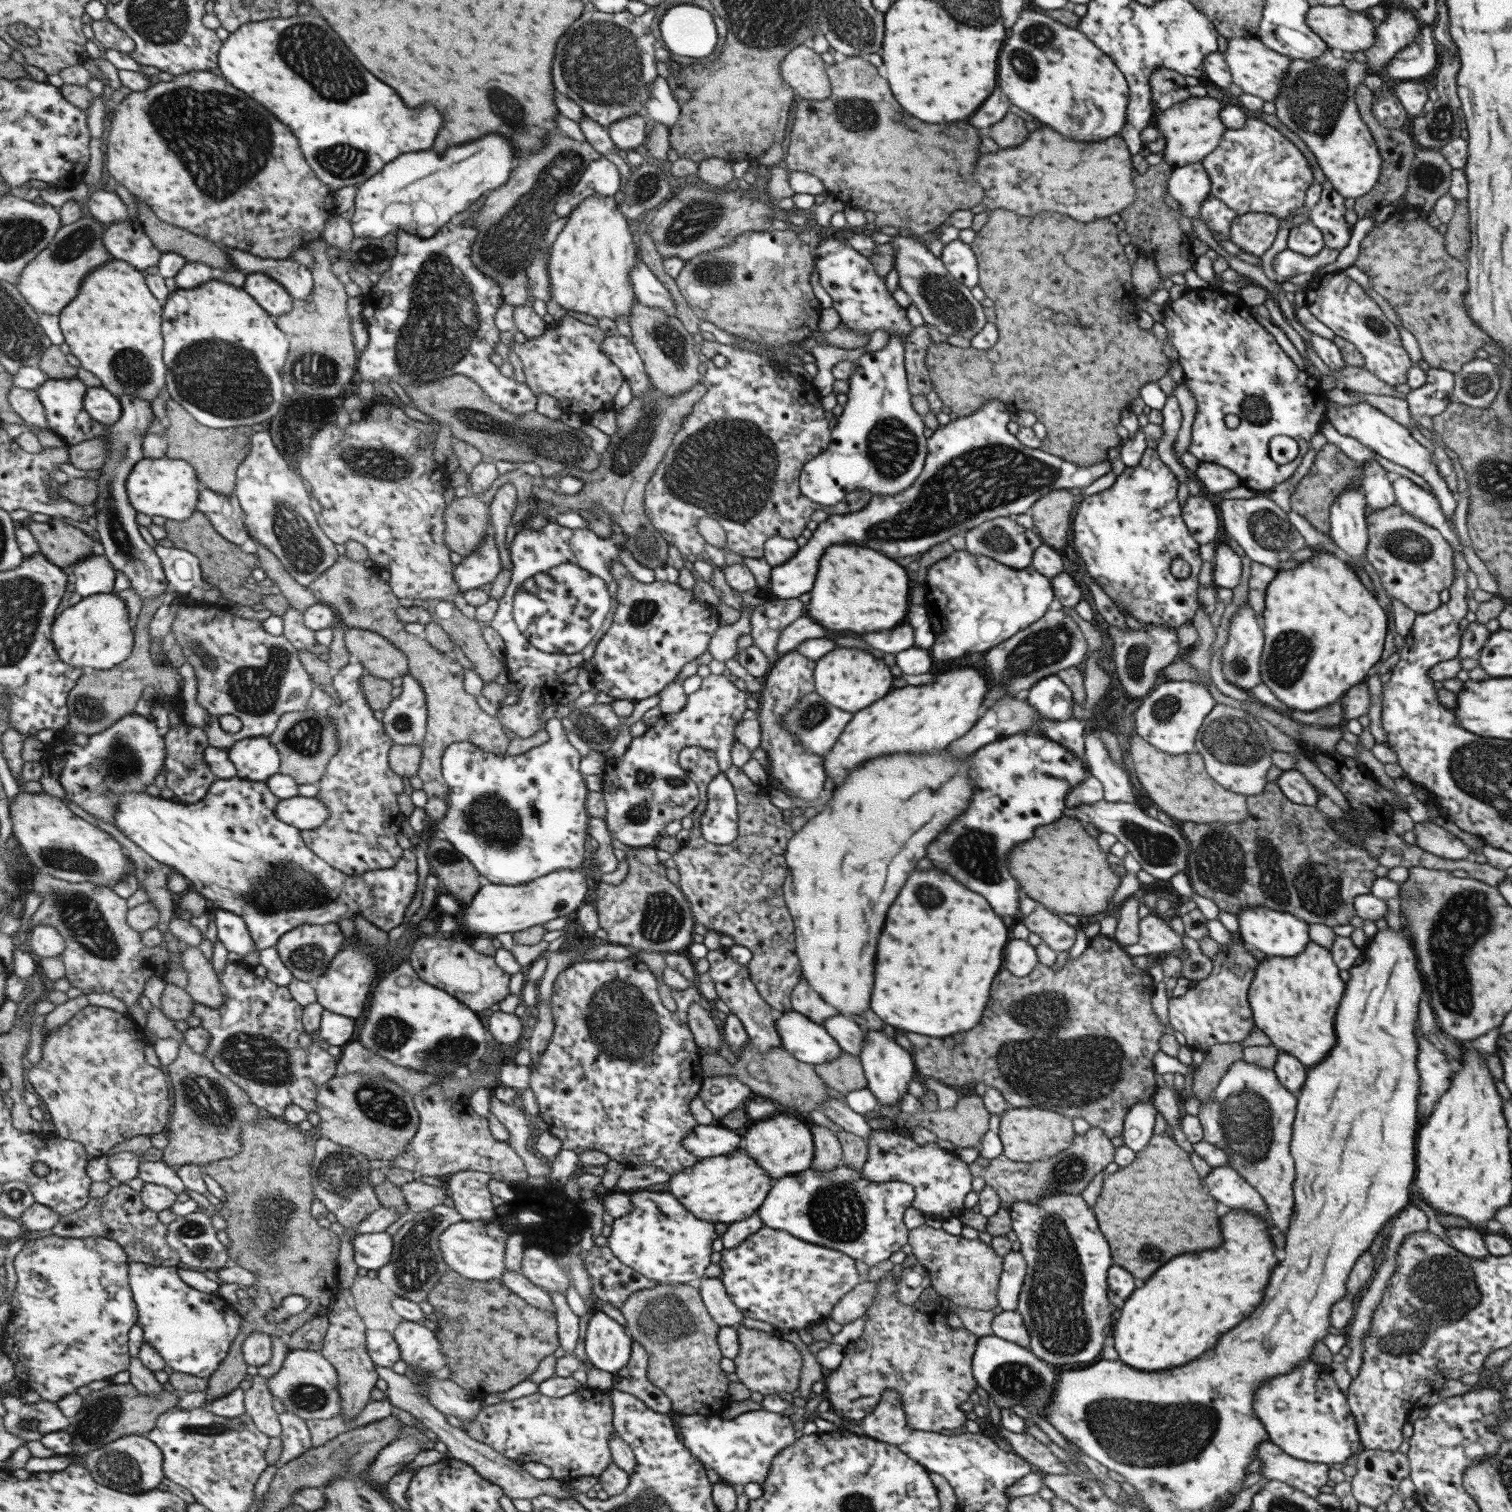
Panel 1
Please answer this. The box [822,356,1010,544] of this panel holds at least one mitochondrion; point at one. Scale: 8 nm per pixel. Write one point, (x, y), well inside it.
(892, 447)

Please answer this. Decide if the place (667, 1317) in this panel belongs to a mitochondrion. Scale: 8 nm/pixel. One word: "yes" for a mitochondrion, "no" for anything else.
yes

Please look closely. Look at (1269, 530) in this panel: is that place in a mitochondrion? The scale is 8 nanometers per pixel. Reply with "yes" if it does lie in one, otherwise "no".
yes

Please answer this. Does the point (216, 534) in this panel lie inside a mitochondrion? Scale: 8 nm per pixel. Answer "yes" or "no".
no

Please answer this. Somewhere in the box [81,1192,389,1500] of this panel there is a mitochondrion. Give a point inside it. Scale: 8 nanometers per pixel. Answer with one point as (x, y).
(117, 1467)

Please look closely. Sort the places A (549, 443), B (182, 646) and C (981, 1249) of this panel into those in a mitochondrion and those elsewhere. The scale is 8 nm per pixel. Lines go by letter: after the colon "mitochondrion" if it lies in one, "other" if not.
A: mitochondrion
B: other
C: other

